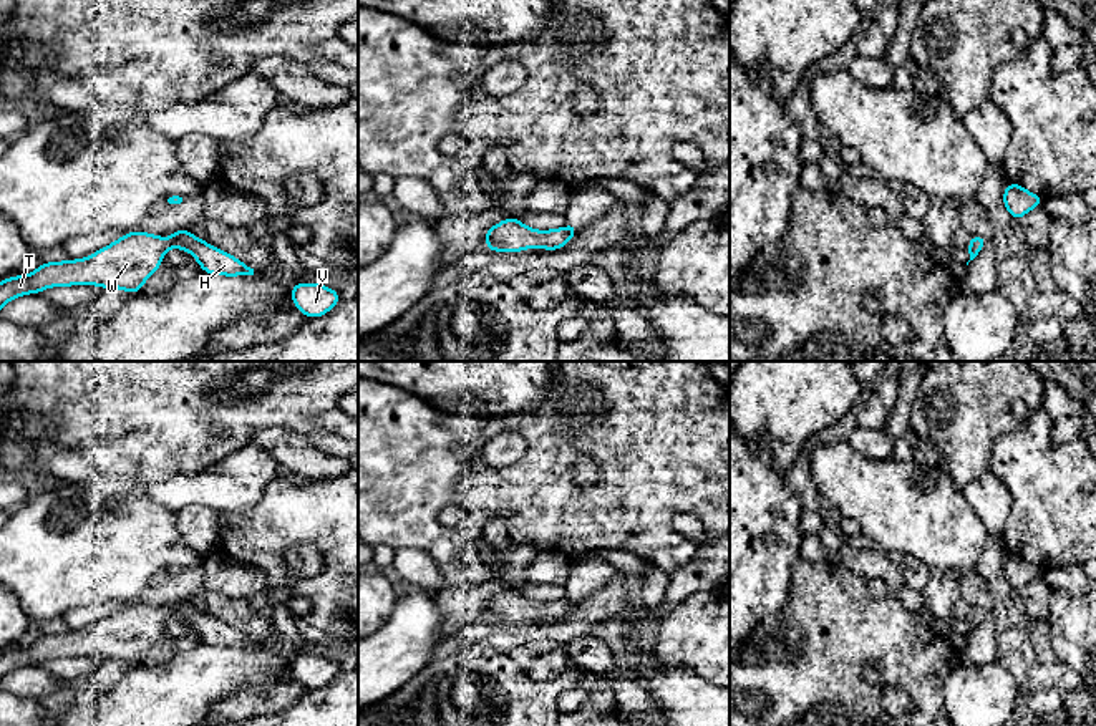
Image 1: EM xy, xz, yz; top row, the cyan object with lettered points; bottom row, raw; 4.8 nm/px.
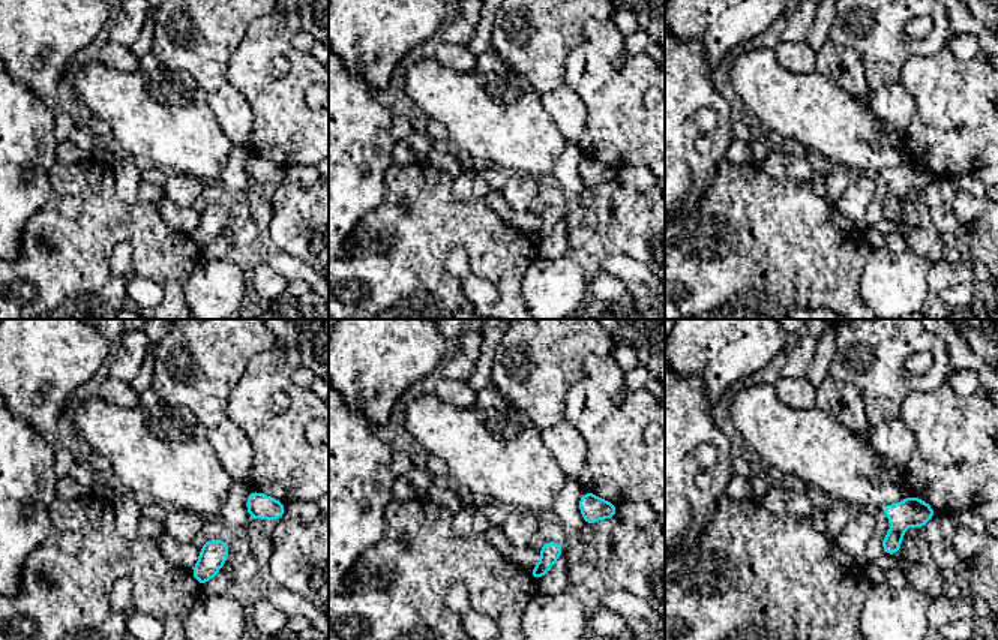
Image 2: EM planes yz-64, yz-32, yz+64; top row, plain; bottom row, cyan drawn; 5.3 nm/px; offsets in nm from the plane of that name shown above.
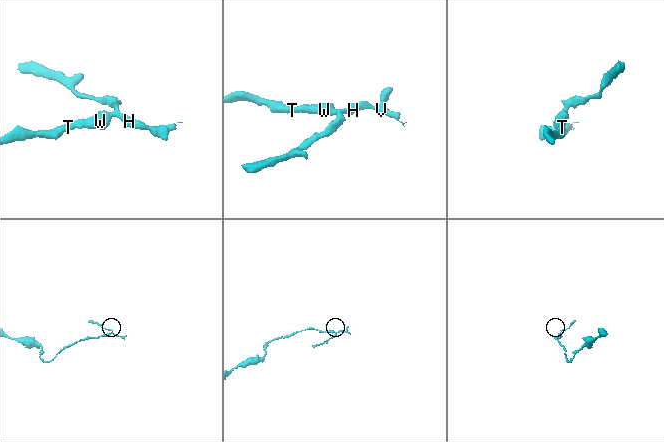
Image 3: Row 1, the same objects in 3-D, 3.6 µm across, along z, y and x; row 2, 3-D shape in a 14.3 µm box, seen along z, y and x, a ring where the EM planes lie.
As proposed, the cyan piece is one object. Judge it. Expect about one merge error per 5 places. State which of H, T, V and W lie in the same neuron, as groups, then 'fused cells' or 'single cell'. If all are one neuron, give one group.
groups H T V W; single cell

